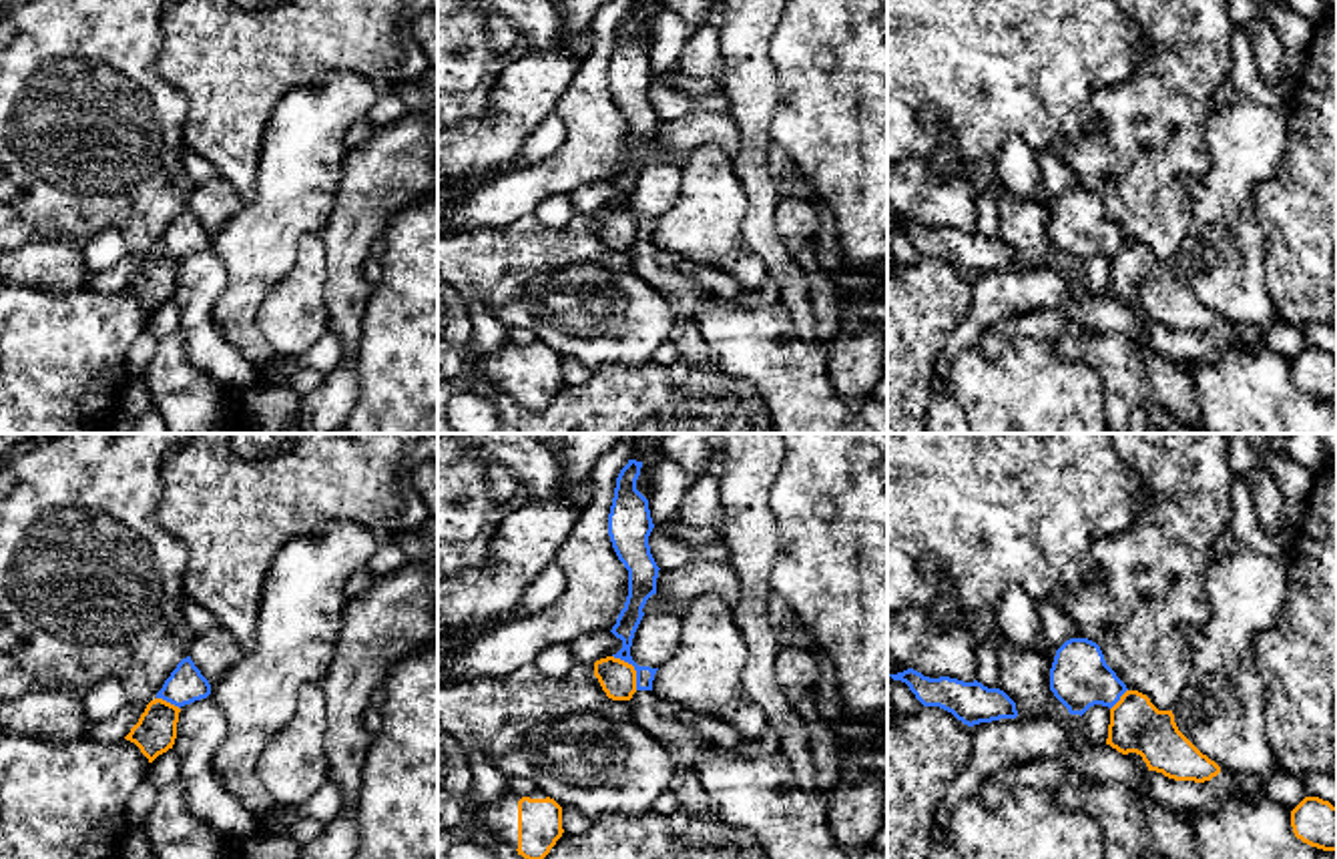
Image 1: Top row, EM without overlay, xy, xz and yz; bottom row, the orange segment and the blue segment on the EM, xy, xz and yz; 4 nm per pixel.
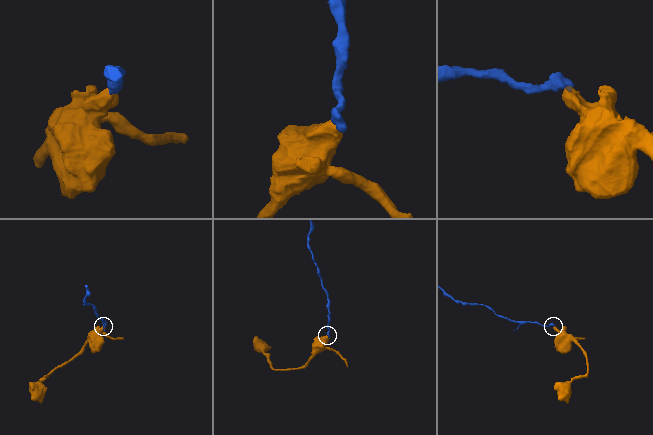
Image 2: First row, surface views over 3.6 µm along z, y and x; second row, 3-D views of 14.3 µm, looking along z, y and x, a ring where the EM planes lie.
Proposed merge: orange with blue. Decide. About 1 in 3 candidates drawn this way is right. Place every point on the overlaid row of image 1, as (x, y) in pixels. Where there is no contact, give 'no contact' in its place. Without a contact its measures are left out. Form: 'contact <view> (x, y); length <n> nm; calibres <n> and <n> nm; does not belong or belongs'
contact xz (633, 669); length 170 nm; calibres 140 and 90 nm; does not belong

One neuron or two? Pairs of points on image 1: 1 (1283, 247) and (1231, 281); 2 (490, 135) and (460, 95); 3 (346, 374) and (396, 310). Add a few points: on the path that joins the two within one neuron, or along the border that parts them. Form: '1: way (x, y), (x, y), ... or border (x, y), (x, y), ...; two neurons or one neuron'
1: border (1257, 211), (1265, 229), (1265, 279), (1275, 304); two neurons
2: border (498, 75), (488, 109), (480, 117), (458, 125); two neurons
3: border (358, 356), (358, 402), (354, 406); two neurons

